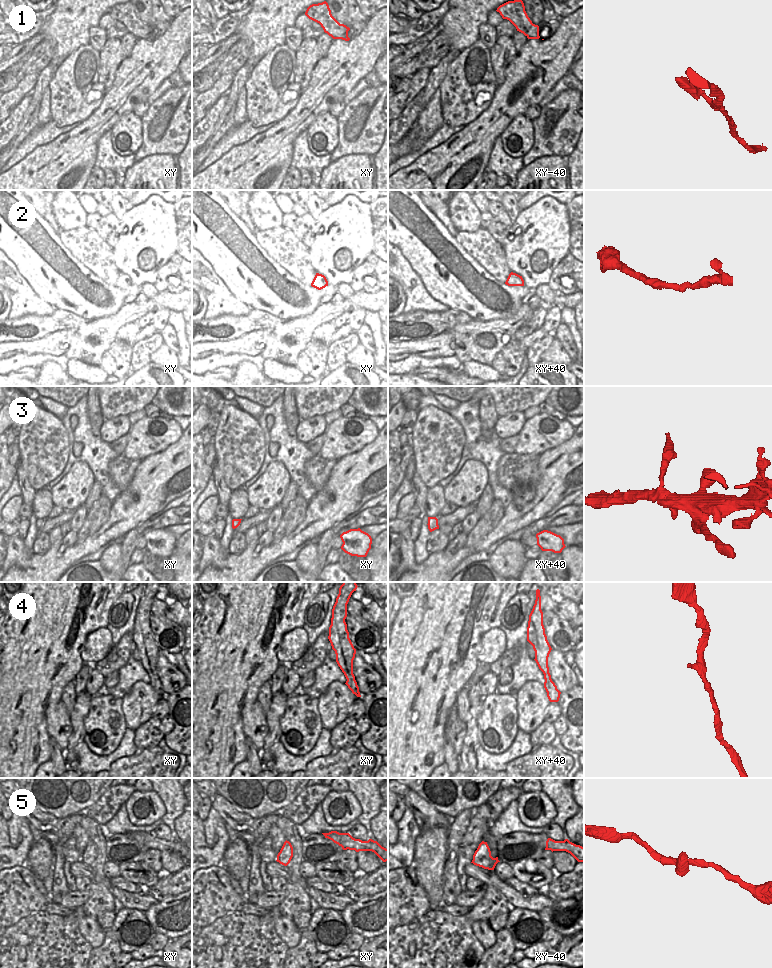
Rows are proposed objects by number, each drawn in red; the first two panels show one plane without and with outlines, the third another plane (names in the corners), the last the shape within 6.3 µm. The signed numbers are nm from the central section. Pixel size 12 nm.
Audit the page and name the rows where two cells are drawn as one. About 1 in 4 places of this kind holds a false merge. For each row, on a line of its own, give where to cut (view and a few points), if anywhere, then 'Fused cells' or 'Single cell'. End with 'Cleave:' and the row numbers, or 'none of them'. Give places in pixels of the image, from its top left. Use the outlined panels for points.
1: No split. Single cell
2: No split. Single cell
3: No split. Single cell
4: No split. Single cell
5: No split. Single cell
Cleave: none of them

